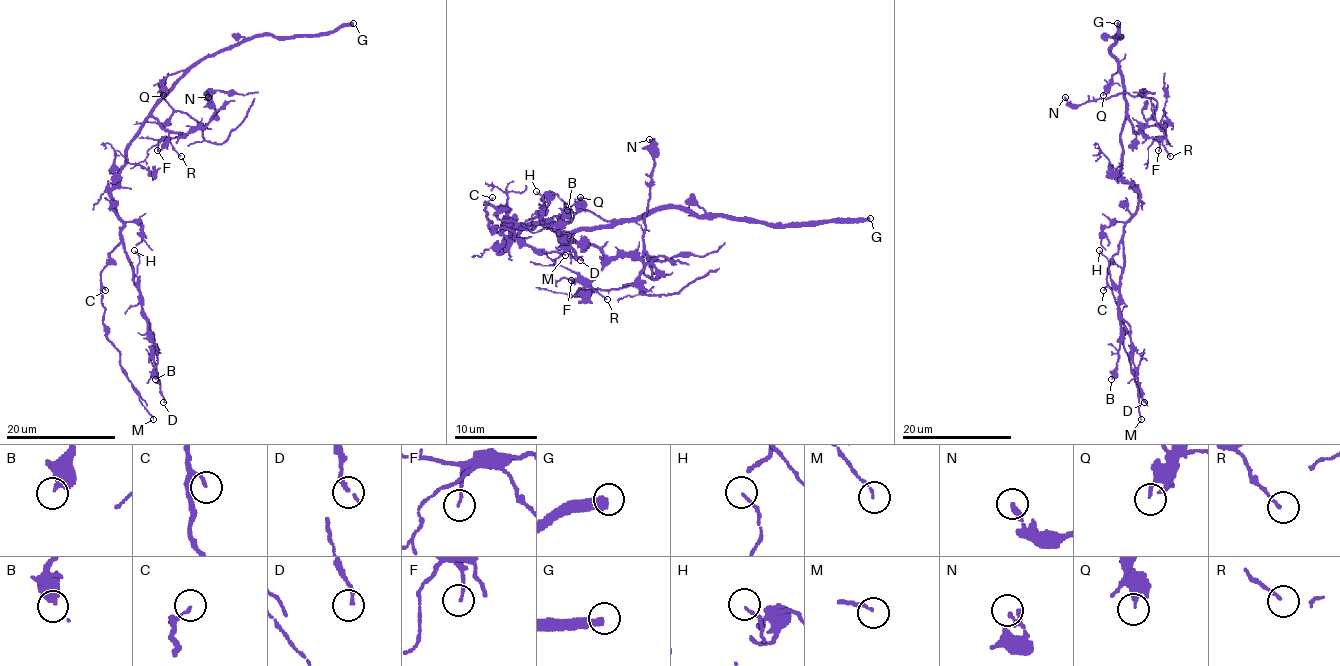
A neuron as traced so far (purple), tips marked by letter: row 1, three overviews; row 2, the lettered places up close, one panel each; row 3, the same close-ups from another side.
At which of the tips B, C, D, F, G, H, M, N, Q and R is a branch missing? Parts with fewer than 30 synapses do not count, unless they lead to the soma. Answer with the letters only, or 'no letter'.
G

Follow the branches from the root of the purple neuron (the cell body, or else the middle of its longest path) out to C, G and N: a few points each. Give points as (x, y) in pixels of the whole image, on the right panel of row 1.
C: (1121, 168), (1121, 176), (1139, 194), (1139, 204), (1125, 224), (1103, 290)
G: (1121, 168), (1124, 75), (1110, 53), (1115, 38), (1121, 37), (1117, 23)
N: (1121, 168), (1124, 120), (1126, 117), (1136, 131), (1143, 132), (1157, 102), (1117, 93), (1072, 105), (1065, 97)

